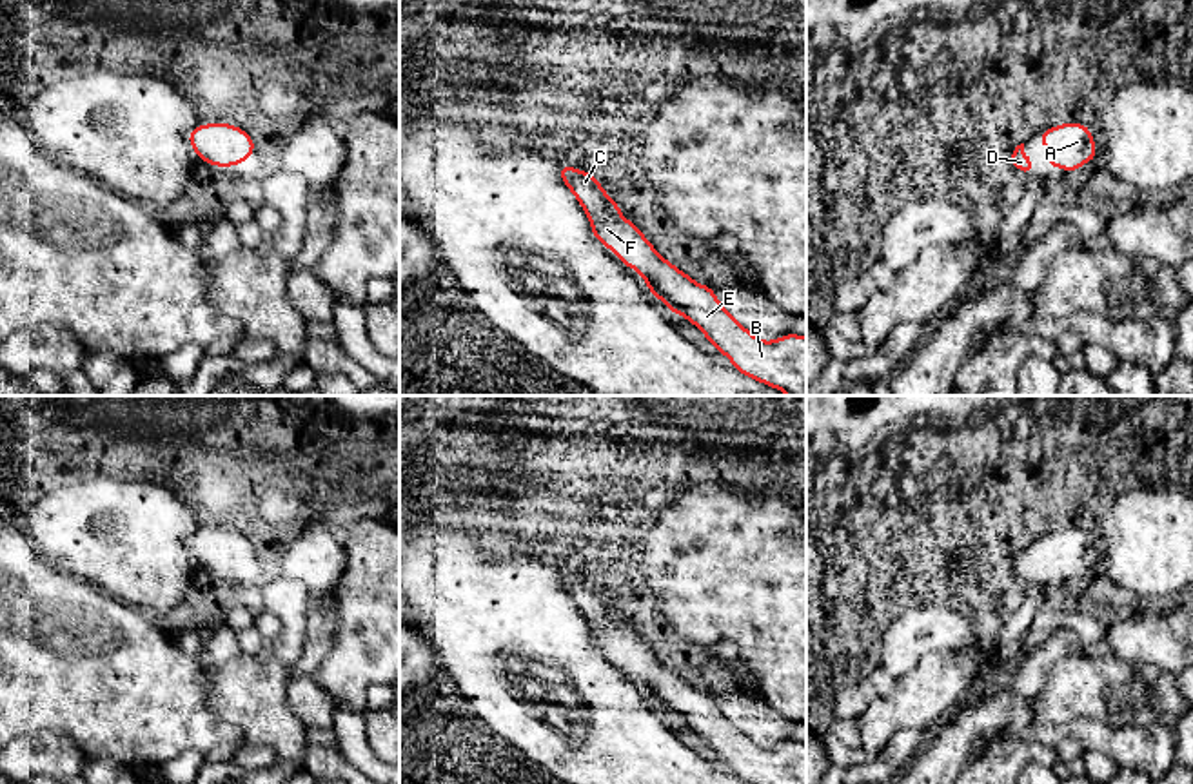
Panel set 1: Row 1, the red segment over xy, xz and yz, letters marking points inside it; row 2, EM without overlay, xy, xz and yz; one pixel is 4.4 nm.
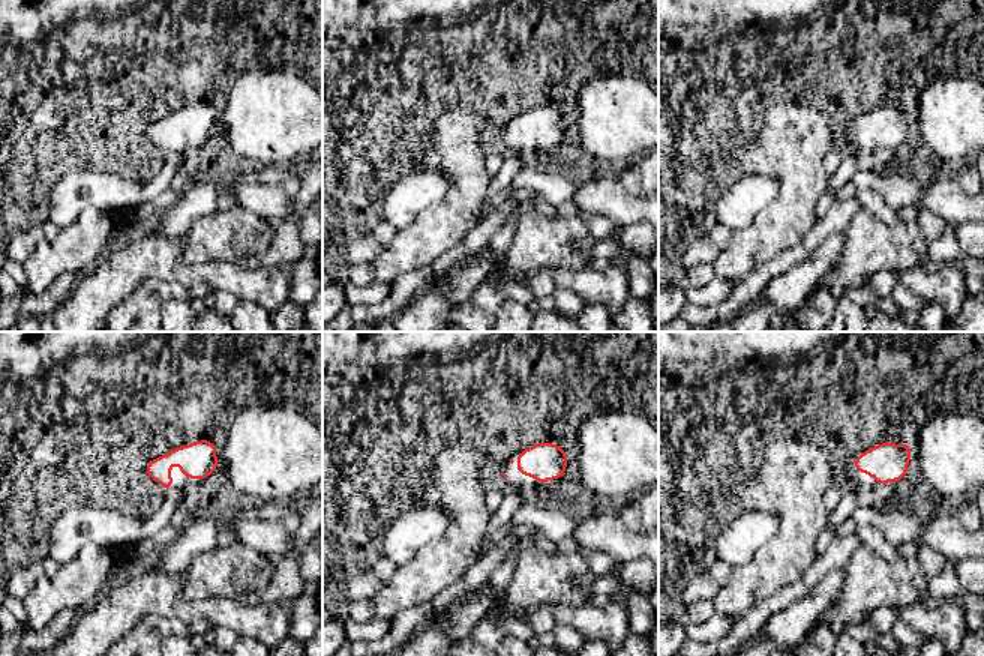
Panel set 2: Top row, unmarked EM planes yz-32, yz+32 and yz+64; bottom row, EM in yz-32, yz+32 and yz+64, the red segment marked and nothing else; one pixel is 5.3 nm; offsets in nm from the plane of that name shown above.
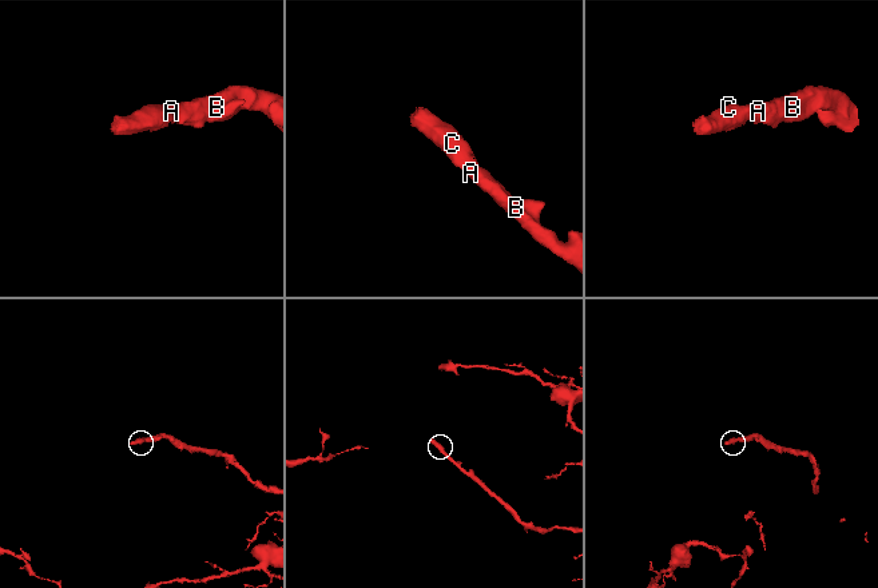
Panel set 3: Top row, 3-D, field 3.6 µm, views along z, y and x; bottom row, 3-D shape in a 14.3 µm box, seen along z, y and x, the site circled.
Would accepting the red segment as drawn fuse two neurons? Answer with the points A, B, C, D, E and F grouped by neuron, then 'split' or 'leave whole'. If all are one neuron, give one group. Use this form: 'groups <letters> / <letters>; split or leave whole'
groups A B C D E F; leave whole

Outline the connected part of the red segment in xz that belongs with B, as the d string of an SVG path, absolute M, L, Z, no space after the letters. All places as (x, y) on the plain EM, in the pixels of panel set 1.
M559 570L559 584L587 619L594 644L639 679L652 702L697 733L737 779L746 784L806 784L806 742L790 739L761 748L719 710L712 693L695 690L659 662L637 632L621 624L621 612L594 581Z

